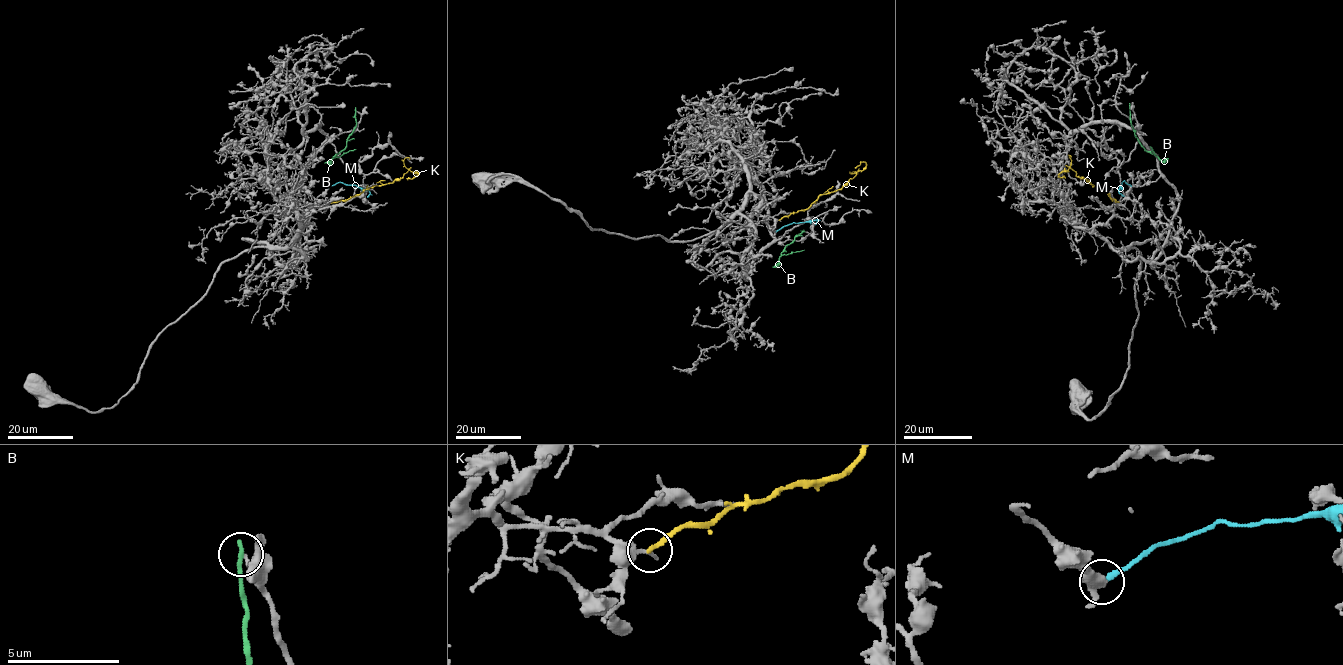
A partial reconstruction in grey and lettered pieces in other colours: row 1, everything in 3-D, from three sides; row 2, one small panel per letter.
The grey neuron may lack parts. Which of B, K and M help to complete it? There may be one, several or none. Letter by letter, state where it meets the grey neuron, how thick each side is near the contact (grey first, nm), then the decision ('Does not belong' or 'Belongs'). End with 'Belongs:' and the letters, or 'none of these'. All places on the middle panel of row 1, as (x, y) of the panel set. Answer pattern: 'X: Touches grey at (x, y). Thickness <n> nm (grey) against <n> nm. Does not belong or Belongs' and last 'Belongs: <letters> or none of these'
B: Touches grey at (803, 230). Thickness 170 nm (grey) against 260 nm. Does not belong
K: Touches grey at (779, 220). Thickness 240 nm (grey) against 190 nm. Does not belong
M: Touches grey at (776, 231). Thickness 400 nm (grey) against 220 nm. Does not belong
Belongs: none of these

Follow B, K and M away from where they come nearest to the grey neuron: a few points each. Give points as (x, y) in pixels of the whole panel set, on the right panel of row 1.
B: (1129, 105), (1131, 125), (1139, 144), (1155, 154), (1150, 147)
K: (1119, 202), (1076, 176), (1069, 167), (1058, 176), (1064, 176)
M: (1131, 186), (1124, 181), (1121, 183), (1119, 192), (1124, 196)

